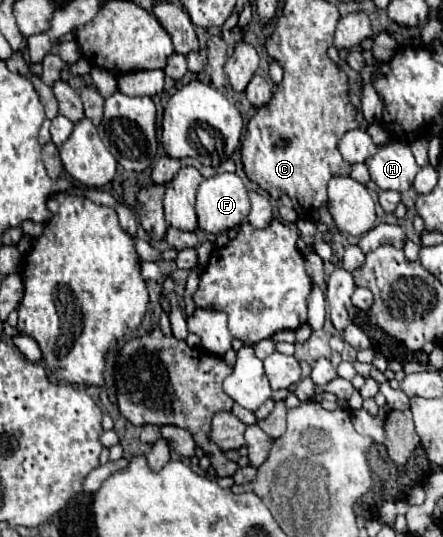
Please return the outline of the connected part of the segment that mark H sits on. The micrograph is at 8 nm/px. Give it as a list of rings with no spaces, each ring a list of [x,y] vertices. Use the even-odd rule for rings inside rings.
[[[401,142],[383,146],[365,164],[369,166],[371,180],[381,190],[397,190],[397,192],[409,190],[415,174],[421,170],[413,158],[411,148]]]

